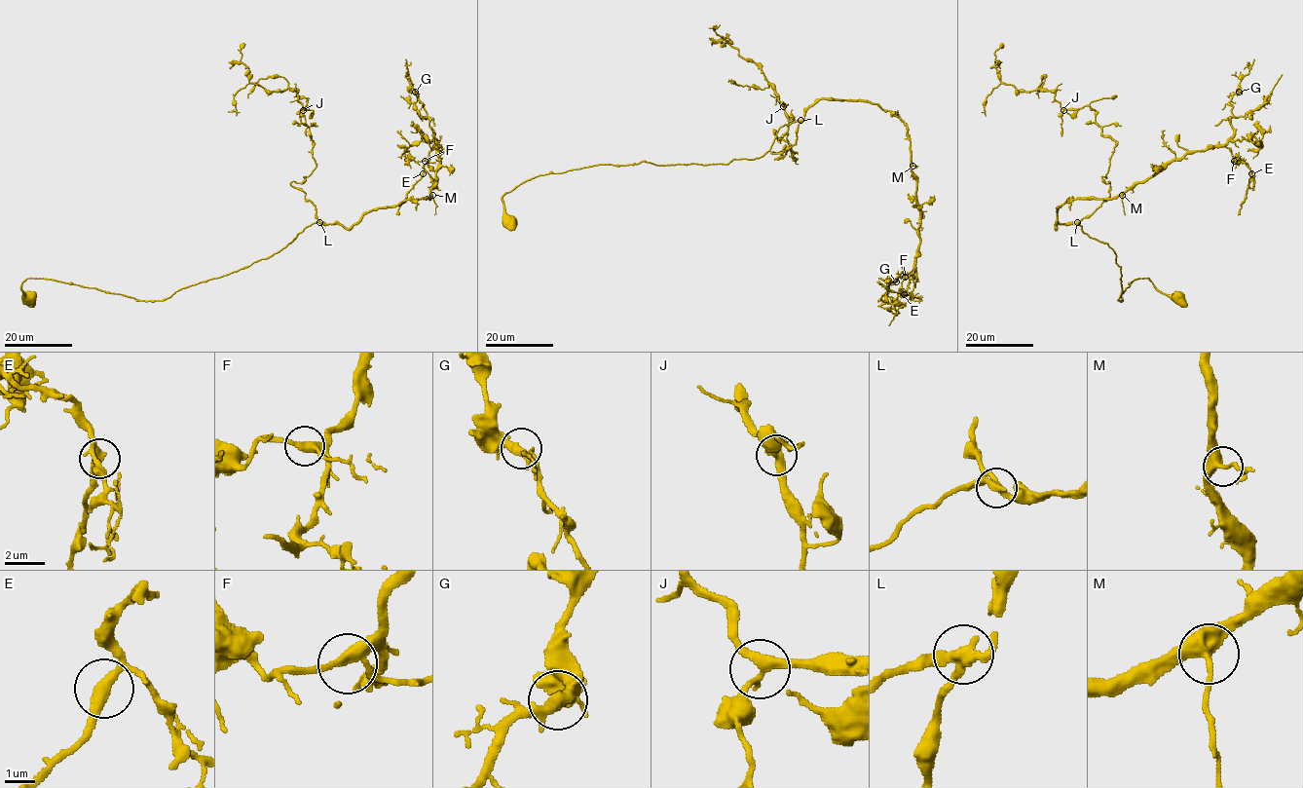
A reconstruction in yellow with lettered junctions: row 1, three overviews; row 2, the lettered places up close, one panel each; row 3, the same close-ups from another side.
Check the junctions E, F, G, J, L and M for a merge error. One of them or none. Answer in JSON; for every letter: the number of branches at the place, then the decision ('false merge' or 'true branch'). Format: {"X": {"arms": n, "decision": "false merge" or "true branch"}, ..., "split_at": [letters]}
{"E": {"arms": 3, "decision": "true branch"}, "F": {"arms": 3, "decision": "true branch"}, "G": {"arms": 3, "decision": "true branch"}, "J": {"arms": 3, "decision": "true branch"}, "L": {"arms": 3, "decision": "true branch"}, "M": {"arms": 3, "decision": "true branch"}, "split_at": []}

